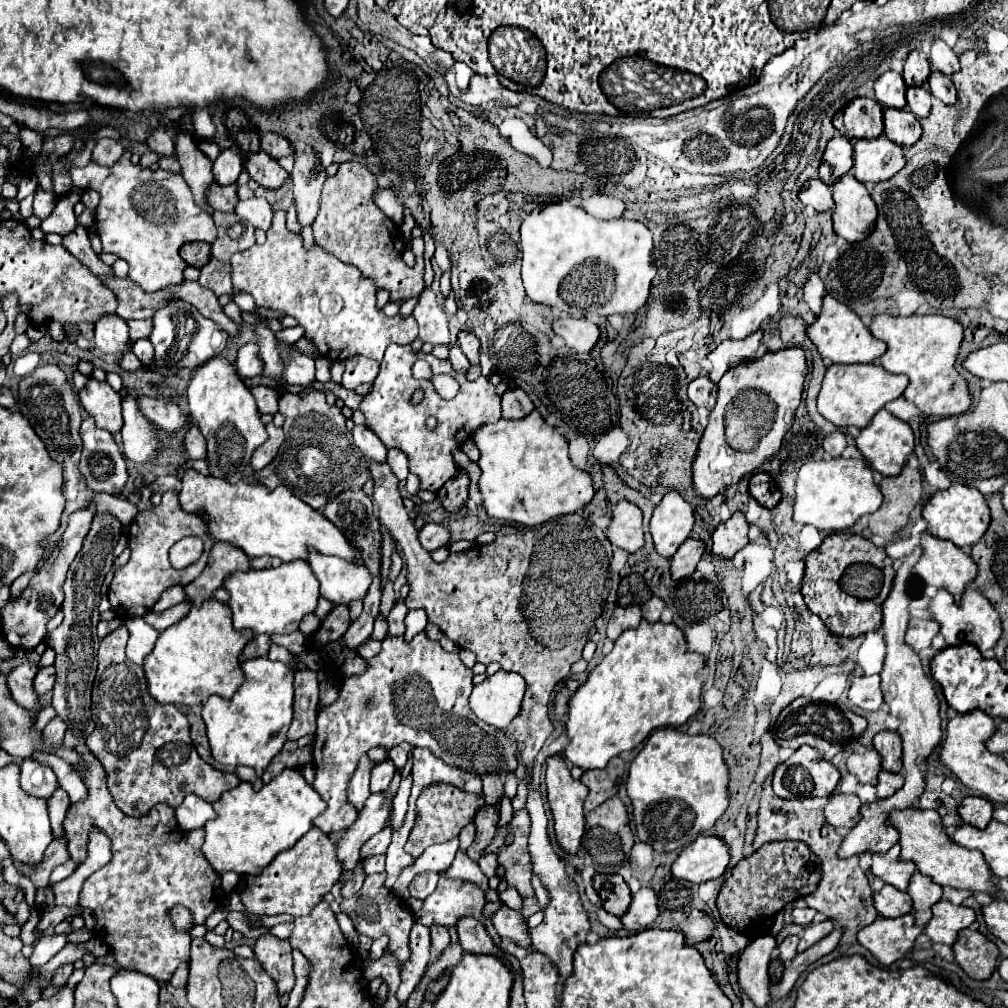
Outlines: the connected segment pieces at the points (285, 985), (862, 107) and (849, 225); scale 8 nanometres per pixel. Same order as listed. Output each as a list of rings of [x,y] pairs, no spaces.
[[[265,934],[257,940],[253,952],[259,964],[271,974],[277,982],[279,994],[289,994],[295,984],[293,974],[293,958],[291,958],[291,944],[289,940],[279,940],[273,934]]]
[[[857,98],[835,114],[833,126],[849,140],[877,138],[883,134],[883,108],[875,100]]]
[[[845,174],[833,184],[833,200],[833,228],[837,236],[847,242],[867,238],[877,220],[877,206],[865,184],[855,180],[851,174]]]

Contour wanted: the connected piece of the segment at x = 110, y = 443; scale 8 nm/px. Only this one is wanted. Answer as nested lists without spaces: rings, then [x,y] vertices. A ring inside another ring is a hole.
[[[89,416],[81,422],[81,440],[83,440],[83,454],[81,454],[81,462],[79,462],[79,470],[87,480],[87,486],[94,493],[107,493],[110,495],[121,495],[125,484],[127,484],[127,464],[125,458],[119,450],[119,446],[115,444],[113,436],[107,430],[101,430],[95,426],[95,420]]]

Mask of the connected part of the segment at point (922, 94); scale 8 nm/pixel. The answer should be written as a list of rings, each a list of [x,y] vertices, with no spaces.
[[[907,88],[907,106],[917,118],[925,118],[931,112],[931,92],[927,88]]]

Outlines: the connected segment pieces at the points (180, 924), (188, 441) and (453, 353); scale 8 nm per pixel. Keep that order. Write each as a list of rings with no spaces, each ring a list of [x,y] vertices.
[[[175,906],[175,908],[171,908],[169,916],[171,916],[171,922],[175,924],[175,928],[179,928],[179,930],[189,930],[189,928],[193,928],[191,912],[189,912],[187,908],[183,908],[183,906]]]
[[[189,426],[183,438],[183,446],[189,458],[205,458],[205,438],[197,426]]]
[[[453,346],[449,350],[449,361],[451,362],[454,369],[458,369],[459,372],[467,372],[471,364],[469,363],[466,356],[462,353],[459,346]]]

